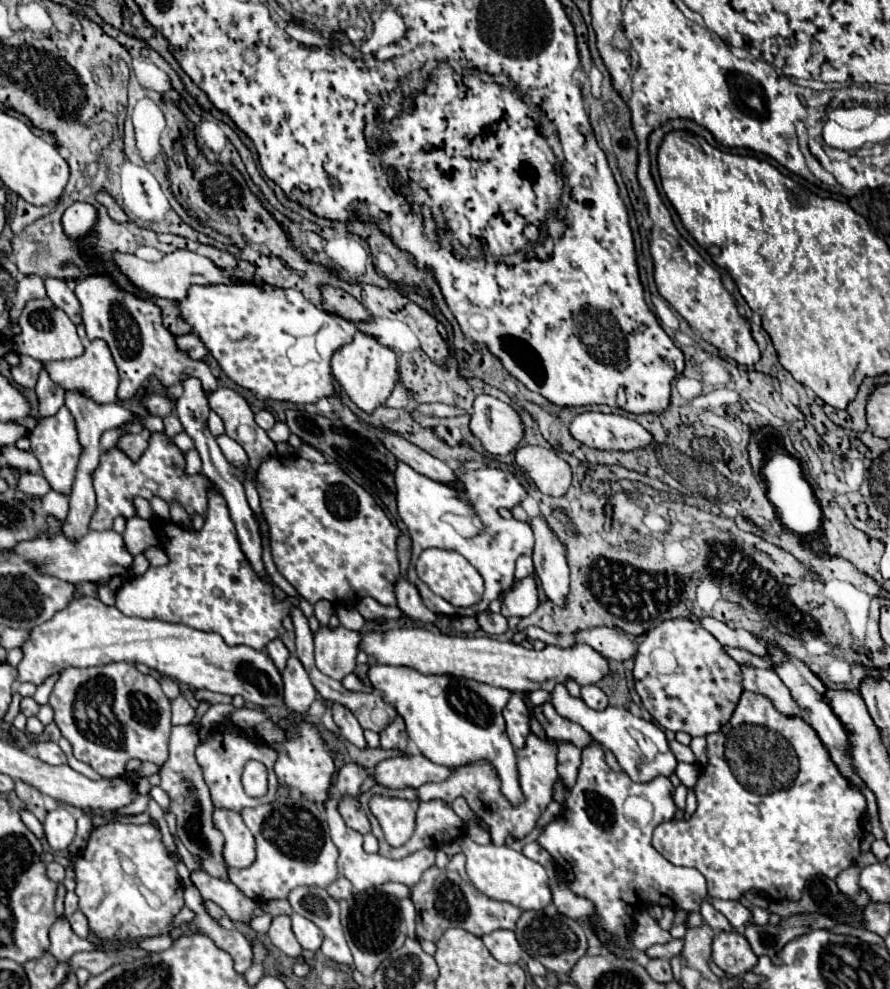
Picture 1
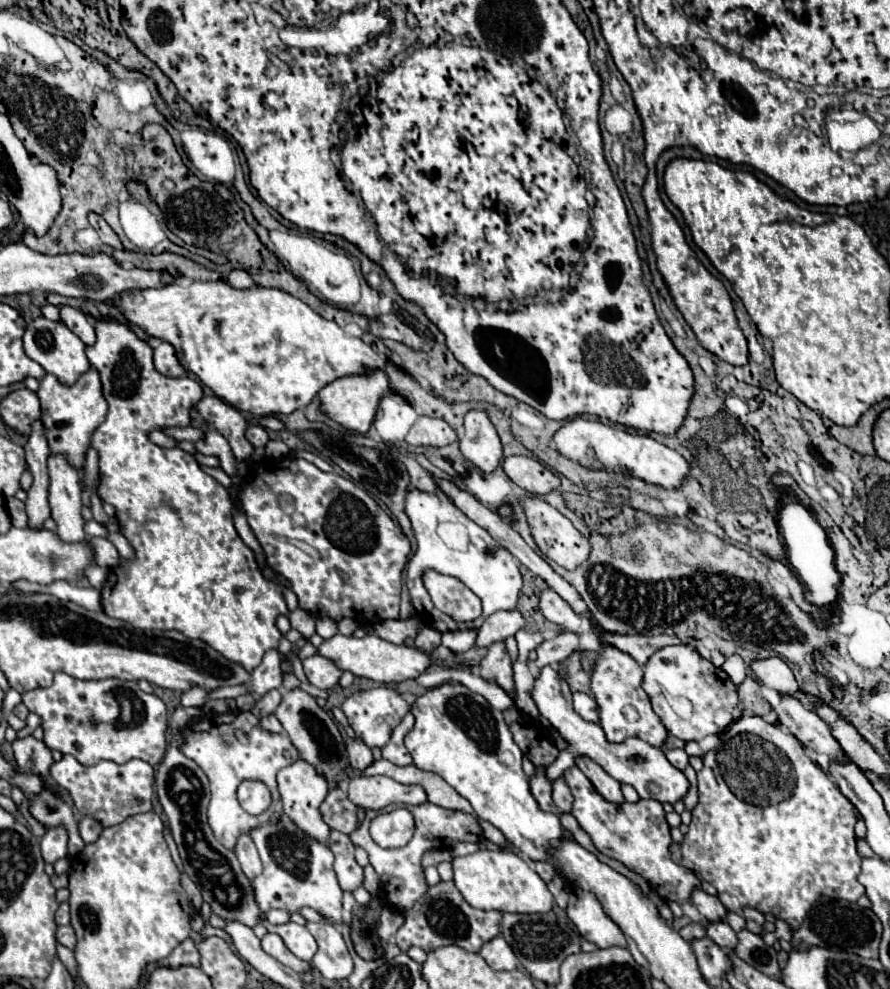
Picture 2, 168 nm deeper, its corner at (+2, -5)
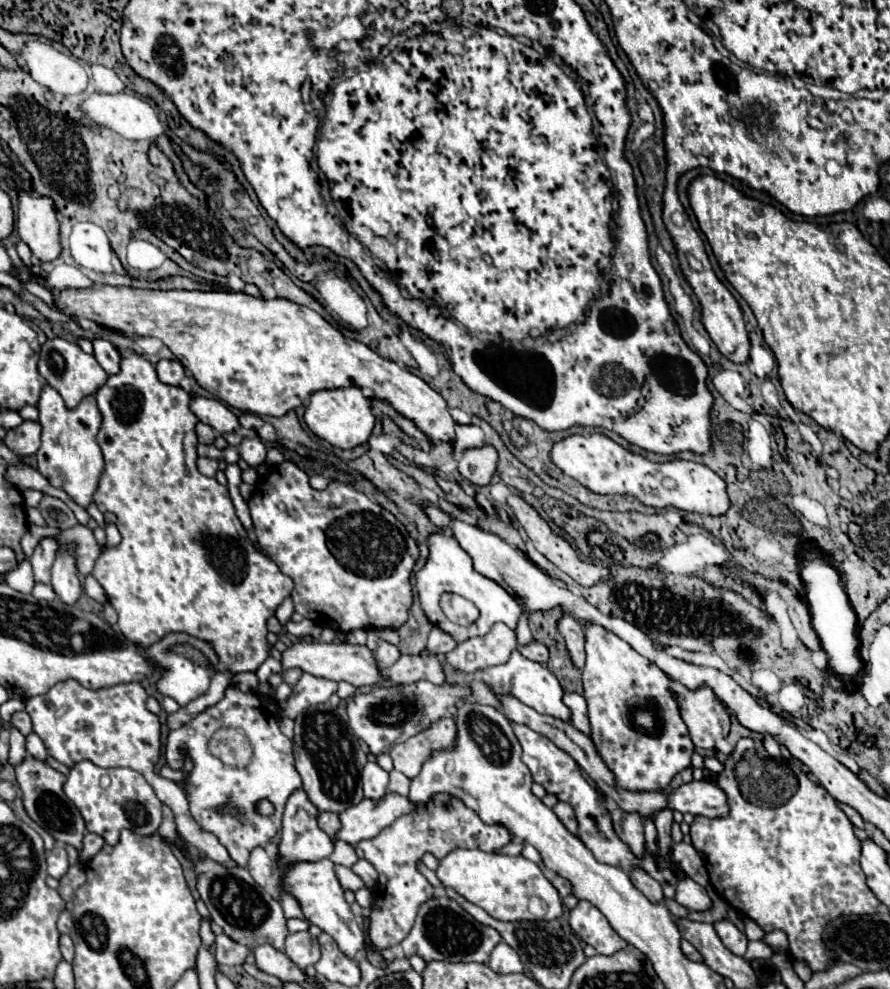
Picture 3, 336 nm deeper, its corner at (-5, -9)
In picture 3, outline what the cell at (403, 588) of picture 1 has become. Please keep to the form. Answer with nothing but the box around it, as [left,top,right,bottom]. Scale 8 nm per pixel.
[376,641,400,669]

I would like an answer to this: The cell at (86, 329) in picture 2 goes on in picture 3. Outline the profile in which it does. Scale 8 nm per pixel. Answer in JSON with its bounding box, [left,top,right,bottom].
[92,339,120,373]

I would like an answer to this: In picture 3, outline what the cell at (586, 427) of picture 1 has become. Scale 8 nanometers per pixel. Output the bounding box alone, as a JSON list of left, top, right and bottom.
[550,433,730,515]

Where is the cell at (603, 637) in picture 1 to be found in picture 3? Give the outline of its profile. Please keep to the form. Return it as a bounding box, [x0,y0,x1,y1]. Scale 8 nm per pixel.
[518,641,548,663]

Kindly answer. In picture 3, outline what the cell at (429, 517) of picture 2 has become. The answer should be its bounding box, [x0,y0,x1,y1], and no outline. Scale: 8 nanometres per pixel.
[416,533,522,643]

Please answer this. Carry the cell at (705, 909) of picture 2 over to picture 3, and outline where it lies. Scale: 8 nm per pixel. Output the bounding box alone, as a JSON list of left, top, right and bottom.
[676,877,712,911]

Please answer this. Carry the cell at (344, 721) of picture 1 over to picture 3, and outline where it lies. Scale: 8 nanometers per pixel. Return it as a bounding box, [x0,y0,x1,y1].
[362,763,388,799]

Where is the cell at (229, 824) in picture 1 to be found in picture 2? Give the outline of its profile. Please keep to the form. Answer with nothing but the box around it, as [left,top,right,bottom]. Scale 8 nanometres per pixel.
[233,835,263,879]

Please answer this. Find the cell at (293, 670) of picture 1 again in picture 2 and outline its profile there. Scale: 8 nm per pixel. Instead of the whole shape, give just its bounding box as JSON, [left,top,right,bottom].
[275,689,349,789]

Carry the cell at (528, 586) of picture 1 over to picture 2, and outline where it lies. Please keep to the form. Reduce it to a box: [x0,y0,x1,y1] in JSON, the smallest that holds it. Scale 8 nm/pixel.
[475,611,525,647]

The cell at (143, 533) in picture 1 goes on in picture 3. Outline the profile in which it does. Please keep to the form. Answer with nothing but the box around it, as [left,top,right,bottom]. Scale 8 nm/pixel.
[56,525,102,575]

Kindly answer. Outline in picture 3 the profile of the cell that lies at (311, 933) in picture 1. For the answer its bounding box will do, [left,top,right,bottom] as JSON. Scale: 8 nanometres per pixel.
[286,931,320,969]

